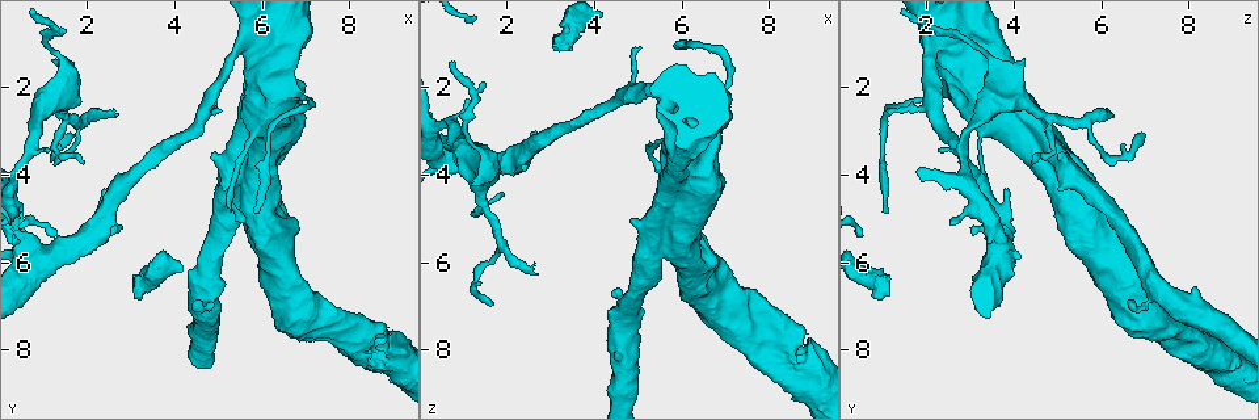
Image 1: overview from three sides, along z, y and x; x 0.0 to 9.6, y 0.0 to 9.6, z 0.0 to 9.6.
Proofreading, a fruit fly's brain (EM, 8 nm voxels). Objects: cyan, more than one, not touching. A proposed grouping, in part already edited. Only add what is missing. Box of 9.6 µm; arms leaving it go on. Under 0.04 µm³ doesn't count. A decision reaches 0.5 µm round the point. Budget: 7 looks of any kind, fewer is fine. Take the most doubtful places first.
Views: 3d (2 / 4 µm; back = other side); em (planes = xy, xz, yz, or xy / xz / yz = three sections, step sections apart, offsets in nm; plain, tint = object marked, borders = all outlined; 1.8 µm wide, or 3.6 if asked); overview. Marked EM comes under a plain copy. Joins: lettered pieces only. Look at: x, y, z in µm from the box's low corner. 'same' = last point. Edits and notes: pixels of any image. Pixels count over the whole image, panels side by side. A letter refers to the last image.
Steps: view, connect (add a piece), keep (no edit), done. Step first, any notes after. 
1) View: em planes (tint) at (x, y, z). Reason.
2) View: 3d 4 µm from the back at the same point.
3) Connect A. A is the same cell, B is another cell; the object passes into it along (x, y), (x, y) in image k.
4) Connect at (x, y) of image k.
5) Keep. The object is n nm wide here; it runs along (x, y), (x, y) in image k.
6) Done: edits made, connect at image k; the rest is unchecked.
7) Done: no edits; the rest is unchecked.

View: em planes (borders) at (5.85, 4.85, 1.15). An open end.

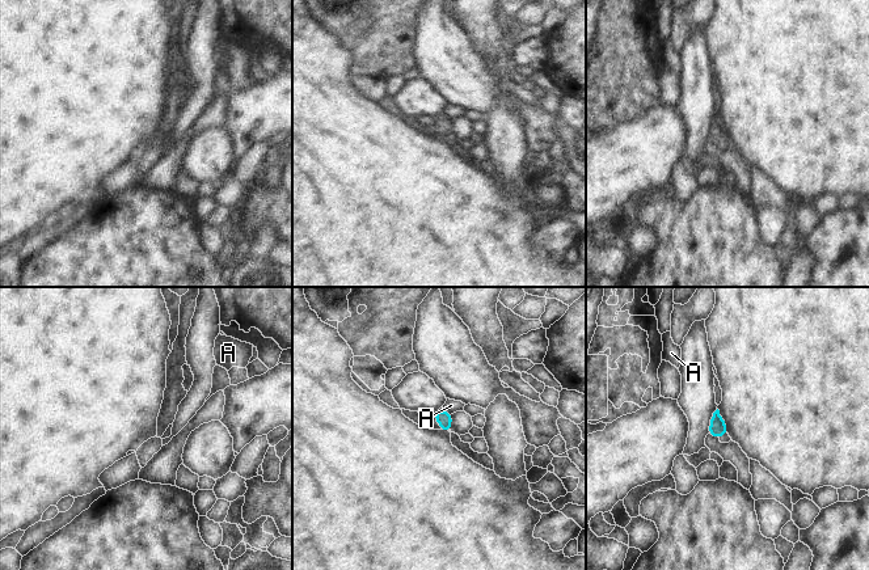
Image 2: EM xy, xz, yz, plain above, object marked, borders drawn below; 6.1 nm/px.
Keep. The longest contact is with A, 50 nm; A is another cell; a border runs along (444, 409), (450, 414) in image 2; no lettered piece goes on from it.

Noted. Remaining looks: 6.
View: 3d 2 µm at (1.10, 3.45, 2.30).

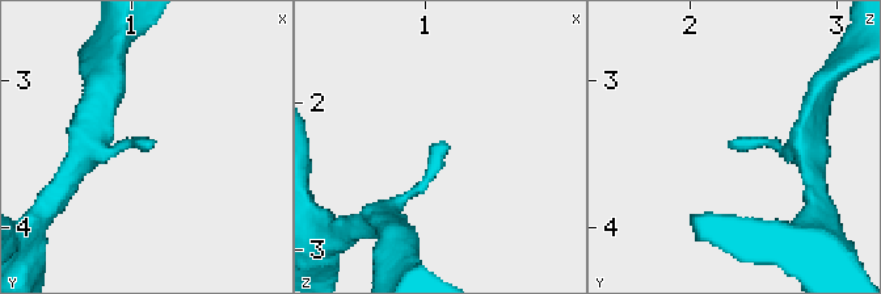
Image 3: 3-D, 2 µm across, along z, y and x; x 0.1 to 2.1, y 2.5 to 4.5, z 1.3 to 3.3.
View: em xz step 4 (borders) at (1.14, 3.48, 2.28). Shape alone is not enough.

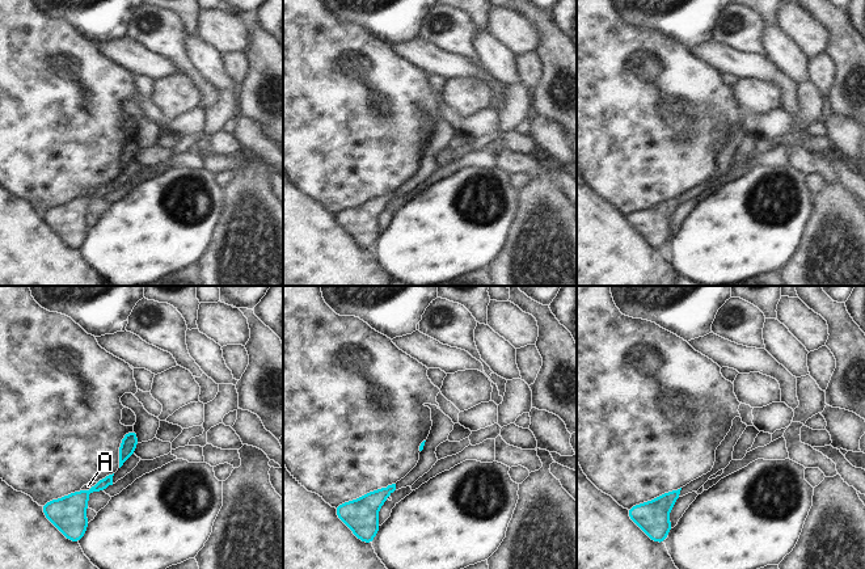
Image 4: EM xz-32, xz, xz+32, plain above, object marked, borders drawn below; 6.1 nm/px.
View: em planes (borders) at the same point.

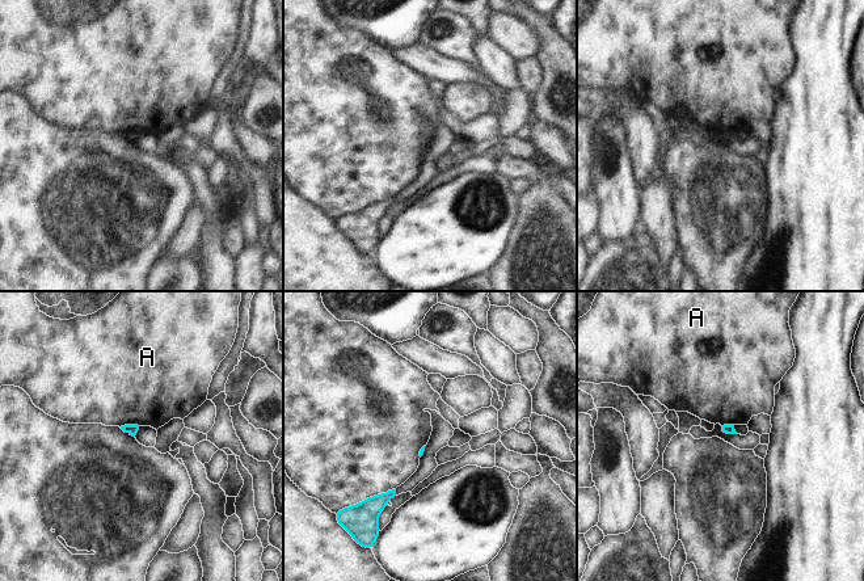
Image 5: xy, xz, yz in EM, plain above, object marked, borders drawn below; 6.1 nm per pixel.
Keep. The longest contact is with A, 120 nm; A is another cell; a border runs along (138, 425), (119, 426) in image 5; no lettered piece goes on from it.

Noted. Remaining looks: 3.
View: em planes (tint) at (2.60, 5.40, 3.00). Branch stops here.

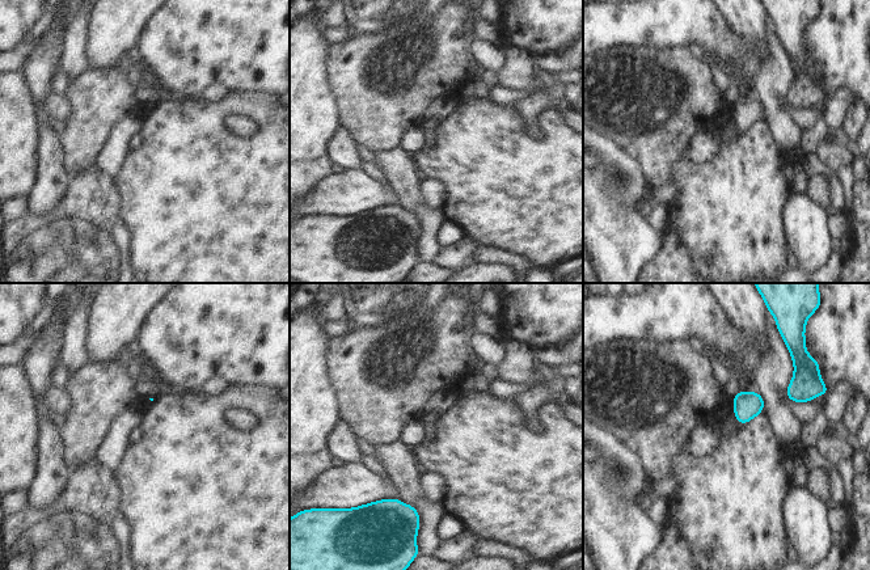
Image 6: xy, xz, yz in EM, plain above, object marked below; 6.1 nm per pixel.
View: em planes (borders) at the same point. What lies round it.

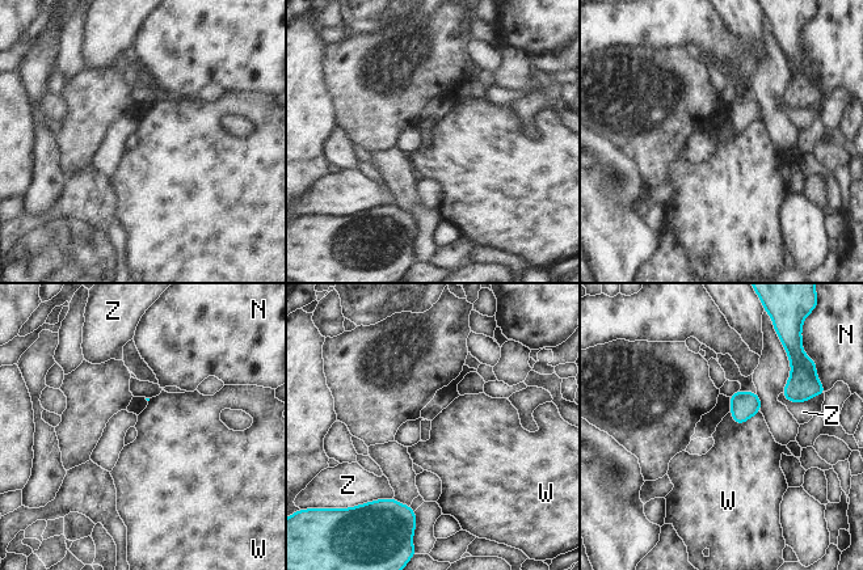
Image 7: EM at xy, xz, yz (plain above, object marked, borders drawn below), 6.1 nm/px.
Keep. N, W and Z are other cells; a border runs along (758, 410), (740, 423), (729, 413) in image 7; no lettered piece goes on from it.

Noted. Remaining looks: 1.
Done: no edits; the rest is unchecked.

